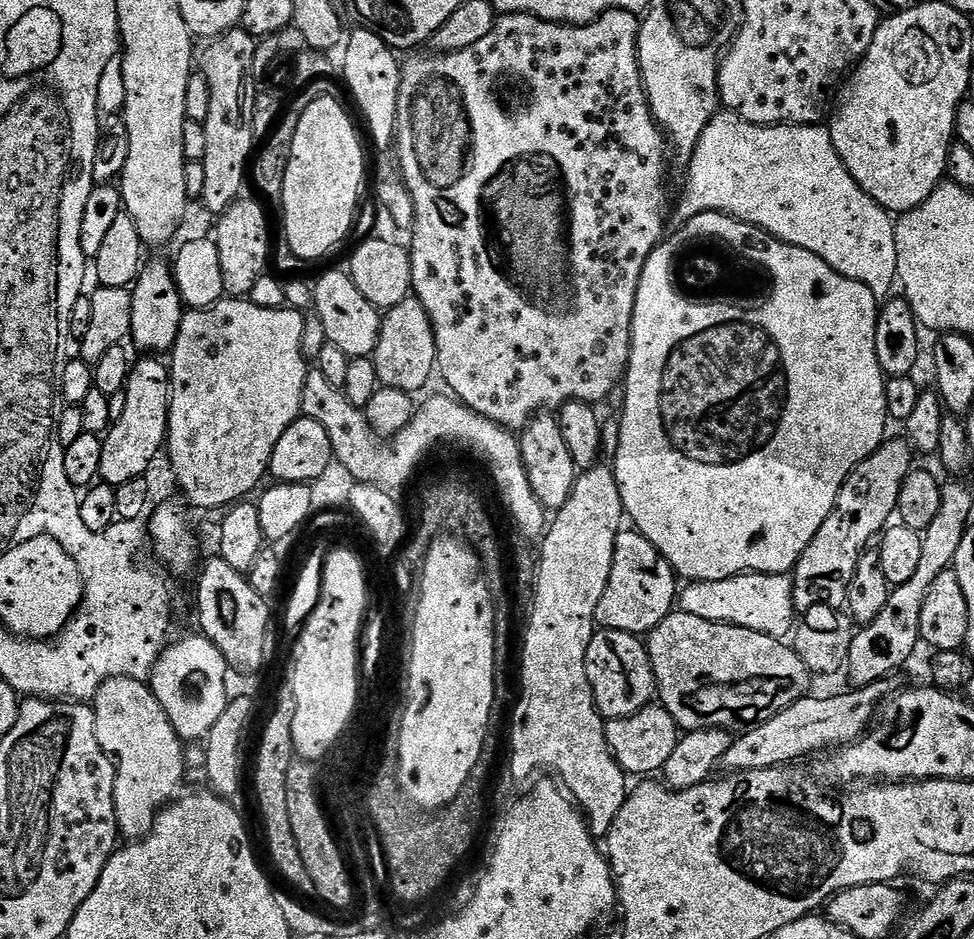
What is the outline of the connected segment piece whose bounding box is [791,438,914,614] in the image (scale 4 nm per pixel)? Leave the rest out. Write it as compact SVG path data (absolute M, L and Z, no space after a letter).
M885 439L880 449L866 458L846 478L836 499L836 509L822 522L818 534L798 558L792 577L792 607L803 614L819 604L847 601L850 578L860 555L877 539L897 515L902 482L913 471L914 448L907 439Z

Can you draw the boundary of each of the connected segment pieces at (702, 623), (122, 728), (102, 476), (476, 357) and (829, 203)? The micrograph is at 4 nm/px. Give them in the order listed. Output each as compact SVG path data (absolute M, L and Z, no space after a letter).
M673 610L646 636L646 647L656 675L659 703L681 729L689 732L703 728L724 728L733 734L743 734L809 695L809 670L795 649L784 643L783 639L775 636L758 634L733 624L706 622L706 618L694 618L694 614Z
M110 678L98 690L94 711L98 742L116 765L116 827L121 837L135 842L152 831L160 809L177 799L184 780L185 745L145 681Z
M140 358L131 365L128 370L128 380L124 384L126 396L126 408L122 414L114 420L103 437L102 462L100 463L99 479L105 484L118 485L122 482L130 482L134 478L144 476L147 468L156 460L156 455L161 455L166 444L168 434L168 398L170 395L170 368L160 358Z
M610 10L610 11L609 11L609 12L603 12L603 14L601 14L601 16L599 16L599 17L598 17L598 19L596 19L596 20L594 20L594 21L592 21L592 23L590 23L590 24L577 24L577 25L575 25L575 26L573 26L573 25L570 25L570 24L554 24L554 23L552 23L552 21L550 21L550 20L543 20L543 19L542 19L542 18L538 18L538 17L537 17L537 16L531 16L531 15L530 15L530 14L522 14L522 13L521 13L521 12L509 12L509 13L507 13L507 14L504 14L504 15L501 15L501 16L500 16L500 17L499 17L499 19L497 19L497 22L496 22L496 25L495 25L495 26L493 26L493 27L492 27L492 29L491 29L491 30L490 30L490 34L486 34L486 38L482 38L482 42L474 42L474 46L466 46L466 50L458 50L458 51L457 51L457 52L450 52L450 53L447 53L447 54L431 54L431 55L432 55L432 56L416 56L416 55L420 55L420 54L412 54L412 55L409 55L409 56L412 56L412 57L410 57L410 58L409 58L409 60L408 60L408 61L406 61L406 60L404 60L404 61L403 61L403 64L402 64L402 67L401 67L401 69L400 69L400 74L401 74L401 84L400 84L400 93L399 93L399 94L398 94L398 102L397 102L397 120L396 120L396 132L395 132L395 141L394 141L394 152L395 152L395 154L396 154L396 156L397 156L397 157L398 157L398 168L399 168L399 171L401 171L401 170L402 170L402 171L404 171L404 175L402 175L402 181L403 181L403 183L404 183L404 185L405 185L405 187L407 187L407 188L408 188L408 192L409 192L409 194L410 194L410 198L412 198L412 199L413 199L413 206L414 206L414 216L413 216L413 222L412 222L412 224L411 224L411 227L410 227L410 234L412 234L412 244L411 244L411 243L410 243L410 255L411 255L411 257L412 257L412 292L413 292L413 293L414 293L414 296L415 296L415 299L418 299L418 300L420 300L420 301L421 301L421 302L422 302L422 306L423 306L423 307L424 307L424 309L425 309L425 310L426 310L426 314L427 314L427 315L428 315L428 317L429 317L429 318L430 318L430 322L431 322L431 323L432 323L432 329L433 329L433 330L434 330L434 334L435 334L435 335L436 335L436 367L437 367L437 369L438 369L438 376L441 376L441 378L442 378L442 379L444 379L444 380L445 380L445 382L446 382L446 383L448 383L448 388L447 388L447 391L448 391L448 392L449 392L449 393L451 393L451 395L453 395L453 396L455 396L455 397L456 397L456 399L457 399L457 400L459 400L459 401L460 401L460 403L462 403L462 404L464 404L464 405L465 405L465 406L467 406L467 408L472 408L472 409L473 409L473 410L474 410L474 411L475 411L475 412L477 412L477 413L478 413L478 414L482 414L482 415L483 415L483 416L485 416L485 417L486 417L486 418L490 418L490 419L491 419L491 420L493 420L493 421L494 421L494 422L495 422L495 424L498 424L498 425L500 425L500 427L502 427L502 428L506 428L506 429L509 429L509 430L522 430L522 429L524 429L524 428L525 428L525 427L526 427L526 425L528 425L528 423L529 423L529 422L530 422L530 421L531 421L531 420L532 420L532 417L533 417L533 416L535 416L535 415L537 415L537 414L540 414L540 413L543 413L543 412L544 412L544 411L545 411L545 410L558 410L558 409L559 409L559 408L560 408L560 407L561 407L561 406L563 406L563 404L566 404L566 403L568 403L568 401L570 401L570 400L582 400L582 401L584 401L584 403L586 403L586 404L591 404L591 405L595 405L595 404L596 404L596 403L597 403L597 401L596 401L596 400L604 400L604 399L606 399L606 398L607 398L607 396L608 396L608 395L610 395L610 394L611 394L611 392L612 392L612 391L614 391L614 390L615 390L615 388L616 388L616 391L617 391L617 389L619 389L619 388L620 388L620 387L621 387L621 384L622 384L622 381L623 381L623 379L624 379L624 377L625 377L625 375L626 375L626 373L627 373L627 371L628 371L628 359L629 359L629 358L630 358L630 350L631 350L631 349L632 349L632 319L633 319L633 318L634 318L634 306L635 306L635 305L636 305L636 295L637 295L637 294L638 294L638 282L639 282L639 281L640 281L640 279L641 279L641 278L642 278L642 270L643 270L643 269L644 269L644 267L645 267L645 266L646 266L646 258L650 258L650 254L651 254L651 253L652 253L652 251L654 251L654 250L655 250L655 249L656 249L656 245L657 245L657 244L659 244L659 243L661 243L661 241L663 241L663 240L664 240L664 239L665 239L665 236L664 236L664 219L666 219L666 218L667 218L667 216L670 216L670 204L669 204L669 208L668 208L668 180L667 180L667 178L666 178L666 177L664 177L664 175L666 175L666 174L667 174L667 172L668 172L668 160L669 160L669 157L668 157L668 156L667 156L667 155L666 155L666 137L665 137L665 135L664 135L664 133L663 133L663 132L661 132L661 131L660 131L660 126L659 126L659 124L657 124L657 123L656 123L656 121L655 121L655 120L653 120L653 118L652 118L652 111L651 111L651 110L650 110L650 109L649 109L649 108L648 108L648 97L647 97L647 96L645 96L645 94L644 94L644 83L643 83L643 82L642 82L642 78L641 78L641 77L640 77L640 59L639 59L639 58L638 58L638 54L637 54L637 53L636 53L636 43L637 43L637 42L638 42L638 34L639 34L639 33L640 33L640 20L639 20L639 19L638 19L638 16L637 16L637 13L634 13L634 12L627 12L627 11L626 11L626 10Z
M721 110L708 123L706 130L702 130L702 138L698 138L698 146L694 150L692 161L686 166L686 172L688 172L688 185L684 188L684 197L681 198L680 205L677 208L675 205L674 208L674 216L677 216L677 221L689 220L703 212L721 212L727 216L733 216L750 226L760 228L763 232L768 232L774 238L778 238L790 246L798 246L802 250L810 250L810 254L818 254L818 258L822 258L822 262L826 262L831 268L838 270L838 274L842 274L854 282L862 282L866 286L866 290L870 290L870 294L874 294L878 298L888 298L893 295L892 284L894 288L897 283L896 271L898 270L896 225L893 217L885 208L878 206L878 202L874 202L874 198L867 196L862 190L862 186L858 186L858 182L854 182L854 178L850 174L850 170L846 170L842 158L838 158L838 150L834 150L832 135L828 132L827 127L820 124L755 124L746 122L736 112Z

